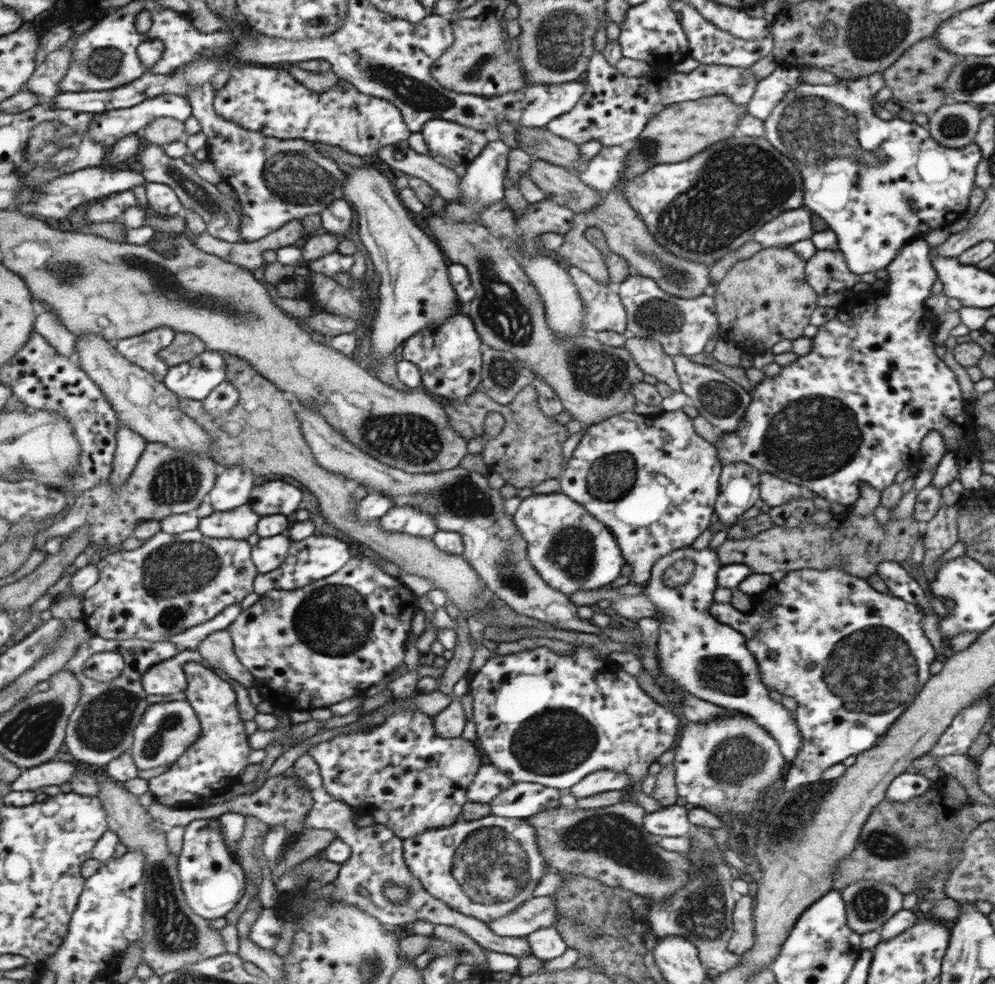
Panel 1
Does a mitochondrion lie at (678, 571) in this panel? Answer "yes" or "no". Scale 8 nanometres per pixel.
yes

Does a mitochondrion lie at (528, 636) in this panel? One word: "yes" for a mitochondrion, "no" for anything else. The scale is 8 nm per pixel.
no

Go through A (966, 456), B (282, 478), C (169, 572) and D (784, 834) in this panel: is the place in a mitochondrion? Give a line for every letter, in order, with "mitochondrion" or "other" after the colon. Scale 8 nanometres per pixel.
A: other
B: other
C: mitochondrion
D: mitochondrion

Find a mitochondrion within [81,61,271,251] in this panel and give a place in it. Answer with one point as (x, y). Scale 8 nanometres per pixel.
(195, 191)

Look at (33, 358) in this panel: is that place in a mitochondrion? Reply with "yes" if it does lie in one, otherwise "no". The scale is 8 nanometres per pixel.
no

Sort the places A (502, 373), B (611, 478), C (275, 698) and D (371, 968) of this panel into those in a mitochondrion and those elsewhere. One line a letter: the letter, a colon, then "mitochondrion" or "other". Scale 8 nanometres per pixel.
A: mitochondrion
B: mitochondrion
C: other
D: mitochondrion

